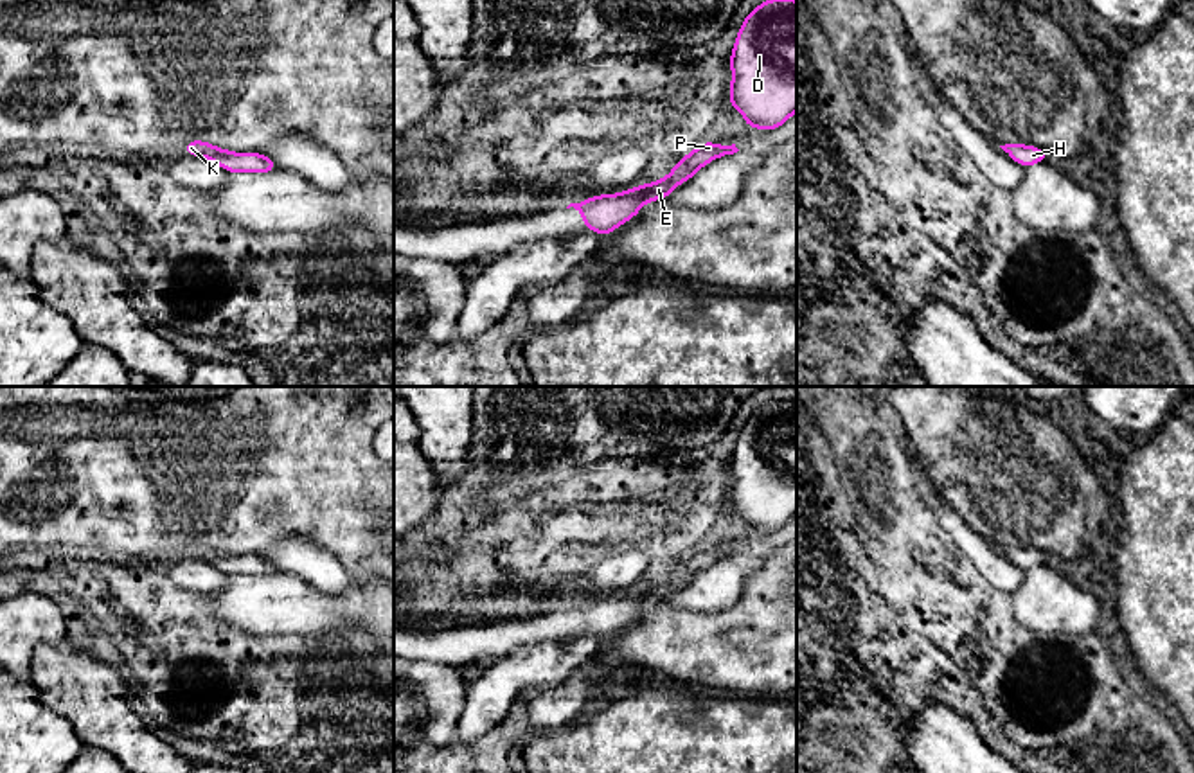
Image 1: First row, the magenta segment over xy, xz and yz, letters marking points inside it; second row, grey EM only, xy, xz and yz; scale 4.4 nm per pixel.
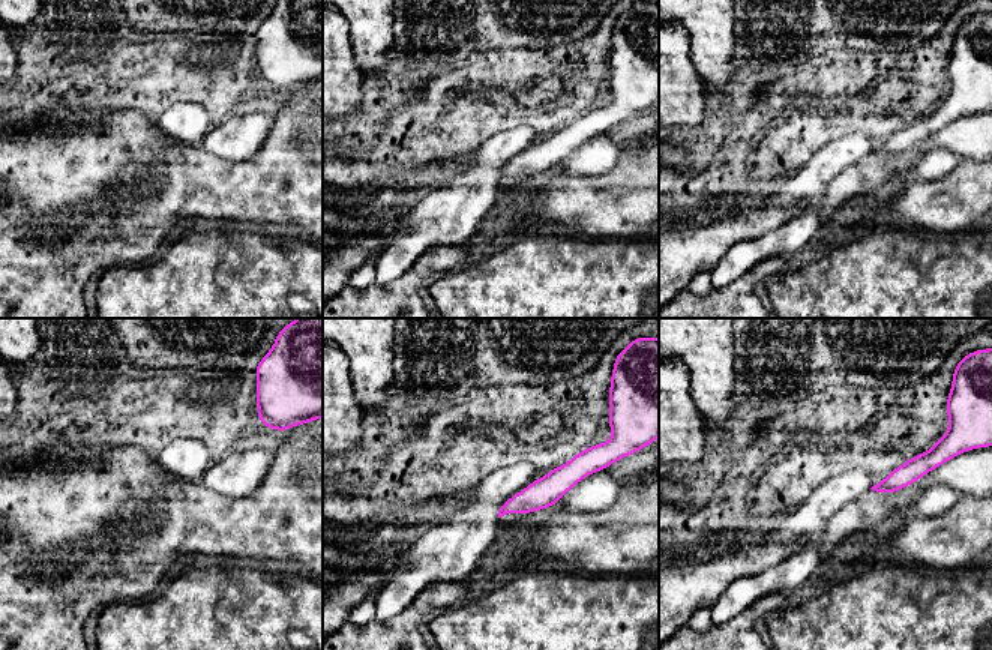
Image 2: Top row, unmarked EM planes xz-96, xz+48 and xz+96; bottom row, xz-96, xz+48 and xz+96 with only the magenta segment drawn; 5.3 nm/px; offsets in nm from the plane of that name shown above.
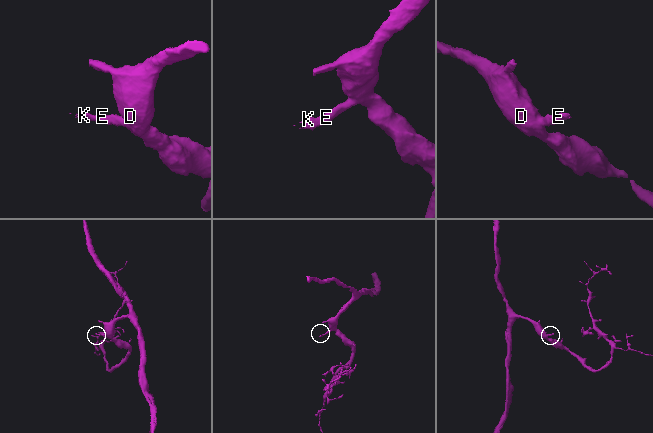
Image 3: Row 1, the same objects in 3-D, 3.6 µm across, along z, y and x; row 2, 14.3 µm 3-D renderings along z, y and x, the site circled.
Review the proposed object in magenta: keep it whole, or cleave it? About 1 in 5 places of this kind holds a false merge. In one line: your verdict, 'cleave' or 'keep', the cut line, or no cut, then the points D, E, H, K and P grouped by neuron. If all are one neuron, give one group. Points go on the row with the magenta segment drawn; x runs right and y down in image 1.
keep; cut none; groups D E H K P

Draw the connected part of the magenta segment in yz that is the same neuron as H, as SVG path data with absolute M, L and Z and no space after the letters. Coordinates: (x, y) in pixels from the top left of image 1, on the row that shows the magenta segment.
M1011 142L1011 144L1005 144L1005 146L1000 146L1016 164L1021 164L1025 167L1030 167L1038 162L1045 162L1045 160L1050 160L1050 156L1036 147L1036 146L1023 146L1023 144L1018 144L1018 142Z

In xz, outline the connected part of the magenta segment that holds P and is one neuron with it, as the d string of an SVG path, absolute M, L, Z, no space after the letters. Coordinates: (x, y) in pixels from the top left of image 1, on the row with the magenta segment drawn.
M703 142L701 146L694 147L687 156L680 158L673 171L658 182L637 185L617 194L599 194L590 200L570 203L566 209L574 207L581 212L581 218L586 223L584 230L610 235L622 223L635 218L644 203L669 198L671 191L676 185L685 183L703 165L719 156L734 155L737 151L739 149L735 147L735 144L719 146L716 142Z

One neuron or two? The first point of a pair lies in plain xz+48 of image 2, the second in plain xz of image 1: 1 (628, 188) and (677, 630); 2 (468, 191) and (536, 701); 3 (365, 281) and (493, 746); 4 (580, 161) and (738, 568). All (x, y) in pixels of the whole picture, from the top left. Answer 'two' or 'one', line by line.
1: one
2: two
3: two
4: one

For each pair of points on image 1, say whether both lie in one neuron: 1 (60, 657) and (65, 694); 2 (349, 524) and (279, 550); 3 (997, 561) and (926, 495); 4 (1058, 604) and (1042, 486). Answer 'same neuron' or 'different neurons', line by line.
1: same neuron
2: different neurons
3: same neuron
4: different neurons

